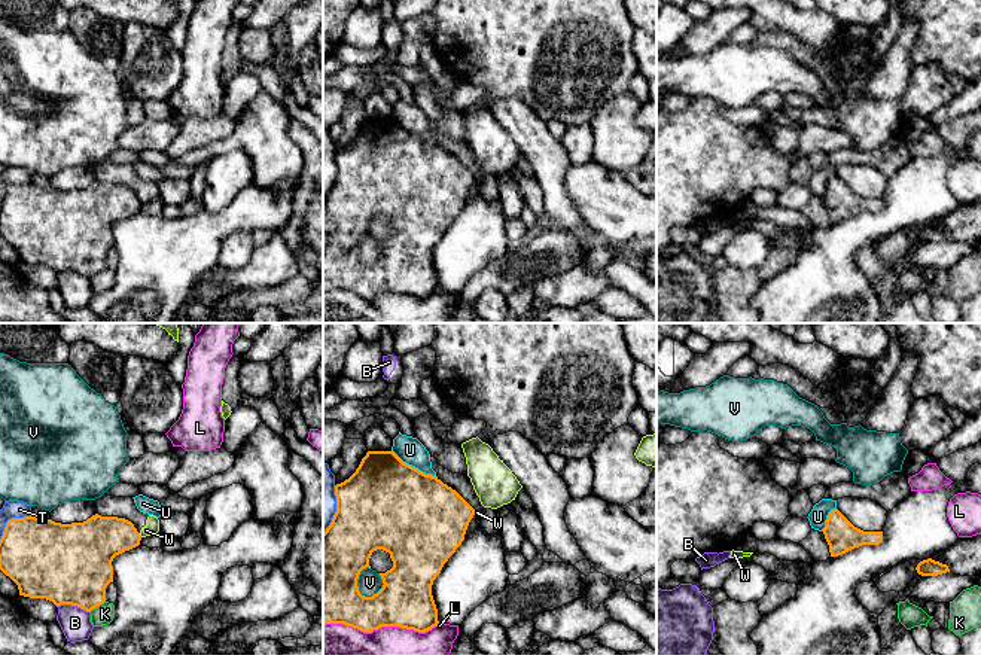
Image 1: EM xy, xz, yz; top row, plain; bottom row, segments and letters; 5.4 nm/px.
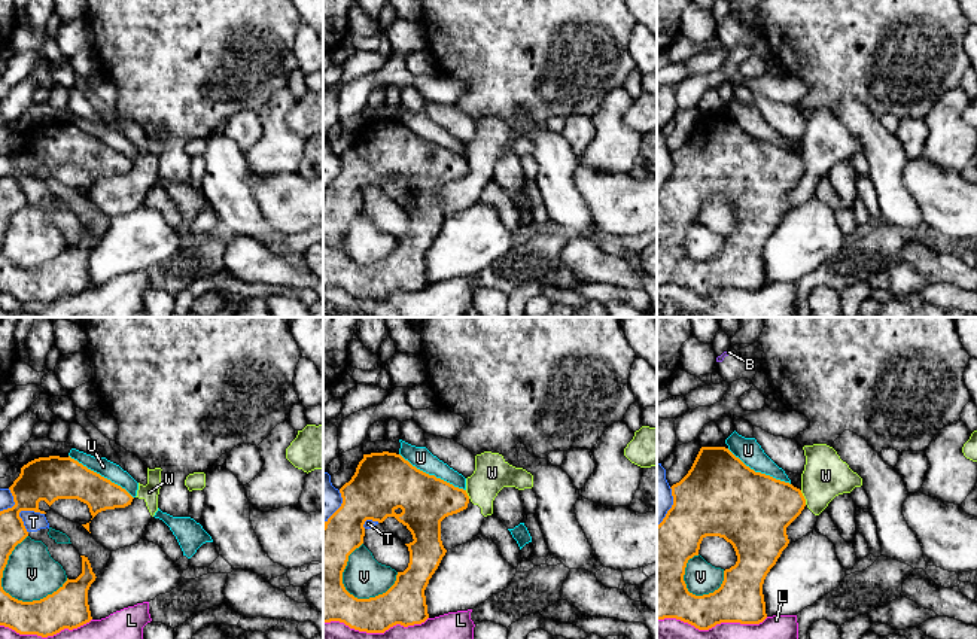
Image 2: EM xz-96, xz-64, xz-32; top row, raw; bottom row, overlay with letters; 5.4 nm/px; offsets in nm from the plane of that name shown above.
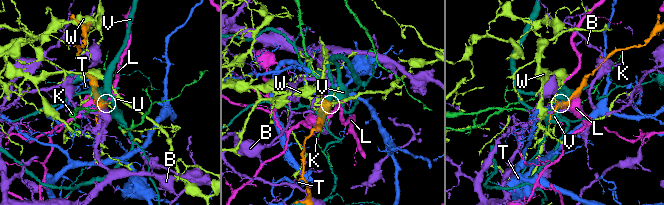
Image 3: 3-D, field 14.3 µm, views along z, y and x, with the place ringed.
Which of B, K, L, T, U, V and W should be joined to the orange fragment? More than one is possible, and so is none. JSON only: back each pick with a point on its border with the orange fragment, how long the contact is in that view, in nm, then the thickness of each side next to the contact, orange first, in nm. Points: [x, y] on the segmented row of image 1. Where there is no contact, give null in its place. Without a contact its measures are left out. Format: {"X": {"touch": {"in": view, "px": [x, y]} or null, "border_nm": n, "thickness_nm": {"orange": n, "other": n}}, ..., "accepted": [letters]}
{"accepted": []}

